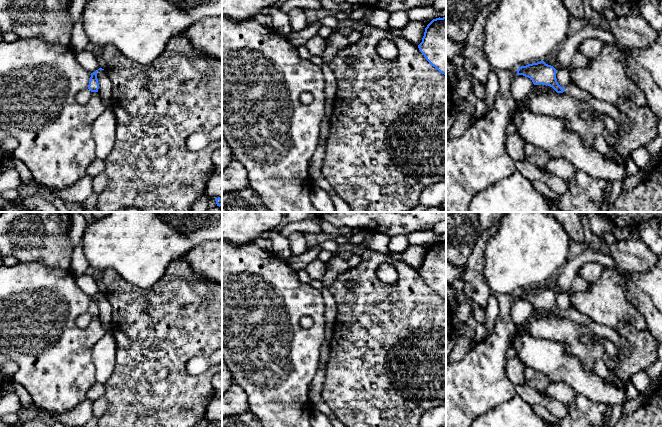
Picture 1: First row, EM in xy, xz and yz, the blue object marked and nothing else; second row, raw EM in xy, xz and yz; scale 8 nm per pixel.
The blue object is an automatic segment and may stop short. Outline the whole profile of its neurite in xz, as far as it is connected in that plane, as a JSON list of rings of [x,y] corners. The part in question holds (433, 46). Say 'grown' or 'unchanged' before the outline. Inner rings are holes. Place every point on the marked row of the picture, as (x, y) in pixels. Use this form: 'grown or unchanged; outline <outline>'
unchanged; outline [[[446,17],[433,19],[427,25],[418,48],[430,65],[446,75]]]

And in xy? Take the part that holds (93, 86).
unchanged; outline [[[98,70],[91,73],[91,77],[90,77],[90,80],[89,80],[88,89],[91,92],[98,92],[98,89],[99,89],[99,83],[98,83],[98,79],[97,79],[97,71]]]

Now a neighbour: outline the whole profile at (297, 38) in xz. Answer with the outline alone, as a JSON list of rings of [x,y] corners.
[[[315,21],[311,24],[307,24],[307,26],[301,31],[292,31],[286,36],[286,38],[296,47],[305,45],[308,40],[318,35],[321,26],[321,22]]]

